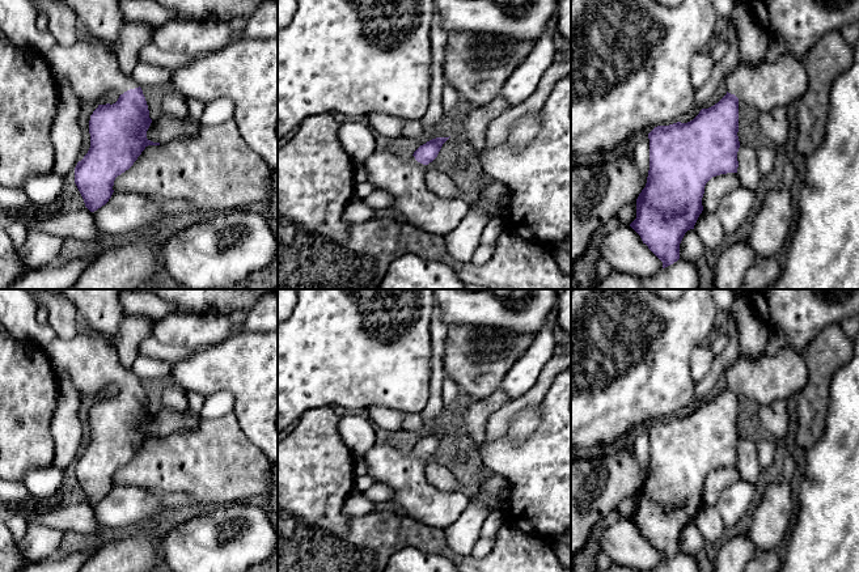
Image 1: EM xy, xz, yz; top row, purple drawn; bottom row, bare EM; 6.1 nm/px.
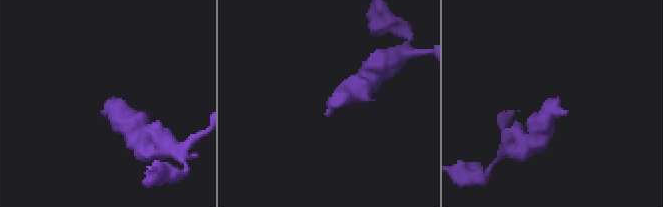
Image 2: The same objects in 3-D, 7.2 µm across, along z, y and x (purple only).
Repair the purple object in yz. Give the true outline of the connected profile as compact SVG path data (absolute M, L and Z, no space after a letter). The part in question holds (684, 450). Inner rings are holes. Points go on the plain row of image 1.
M790 346L777 355L766 352L749 357L741 352L725 370L727 387L714 399L702 402L687 416L657 419L649 427L649 463L646 480L636 492L636 512L630 520L643 537L663 555L663 562L680 552L680 537L703 504L702 491L706 476L716 469L737 466L739 454L739 395L758 406L787 401L804 387L808 378L807 363Z

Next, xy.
M79 321L77 334L72 339L54 340L46 352L52 366L67 374L81 395L100 394L110 385L119 387L115 397L98 398L90 408L90 441L75 461L75 476L85 500L94 505L111 491L115 471L128 463L148 438L160 438L147 432L152 416L148 398L141 381L120 364L115 347L96 338L84 321Z

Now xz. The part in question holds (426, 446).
M436 431L420 438L410 453L390 445L375 445L364 457L367 474L393 490L393 501L416 522L447 529L465 512L470 493L465 490L436 490L426 478L426 459L449 431Z

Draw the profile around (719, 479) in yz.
M737 466L712 470L704 479L702 491L703 504L715 507L720 493L740 479Z

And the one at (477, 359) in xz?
M469 325L449 326L444 344L444 372L458 385L461 393L469 394L477 401L484 399L500 389L505 374L533 342L533 335L502 329Z

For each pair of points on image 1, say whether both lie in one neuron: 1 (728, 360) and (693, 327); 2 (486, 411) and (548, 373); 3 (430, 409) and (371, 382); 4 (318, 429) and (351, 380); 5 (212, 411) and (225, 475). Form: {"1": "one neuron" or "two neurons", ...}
{"1": "two neurons", "2": "two neurons", "3": "two neurons", "4": "two neurons", "5": "two neurons"}

